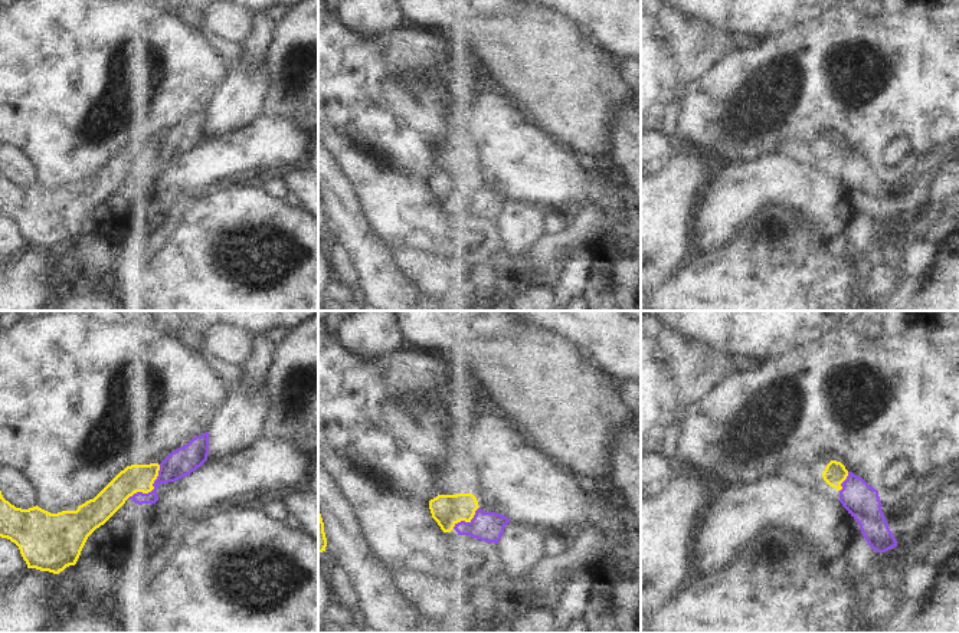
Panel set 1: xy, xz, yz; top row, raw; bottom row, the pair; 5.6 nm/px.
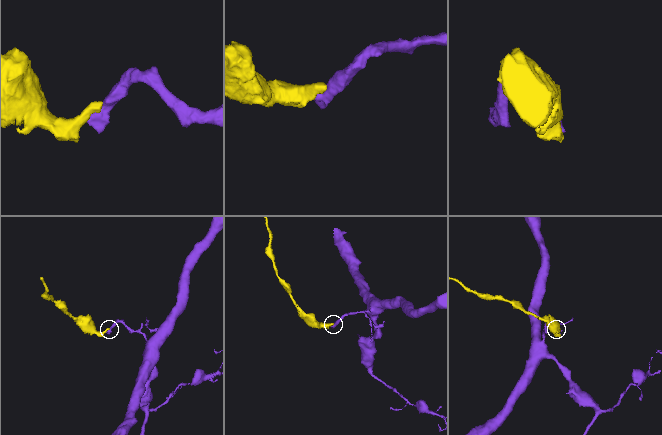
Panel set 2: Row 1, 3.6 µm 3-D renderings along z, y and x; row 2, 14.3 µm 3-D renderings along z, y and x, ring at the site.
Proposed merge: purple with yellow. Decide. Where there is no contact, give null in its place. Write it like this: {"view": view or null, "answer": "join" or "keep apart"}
{"view": "xy", "answer": "keep apart"}

